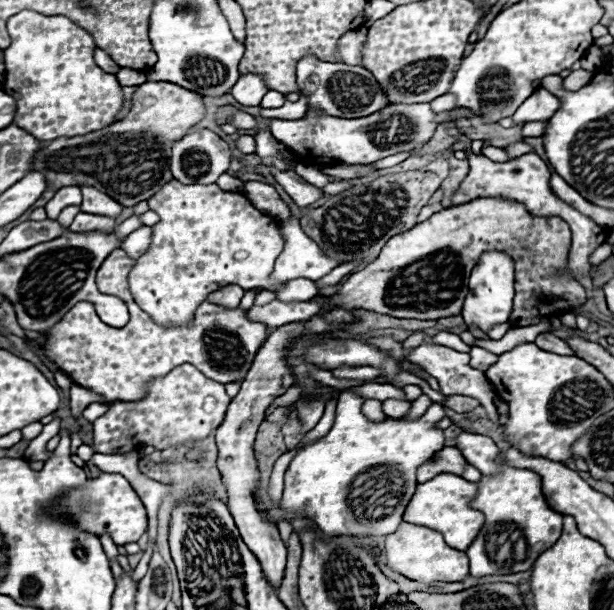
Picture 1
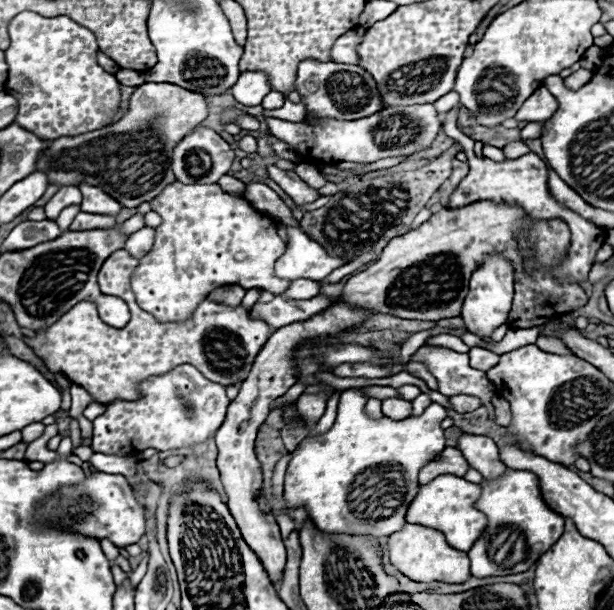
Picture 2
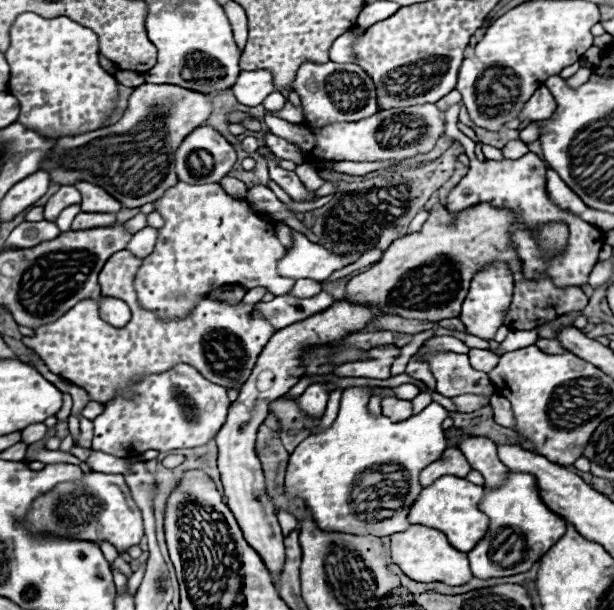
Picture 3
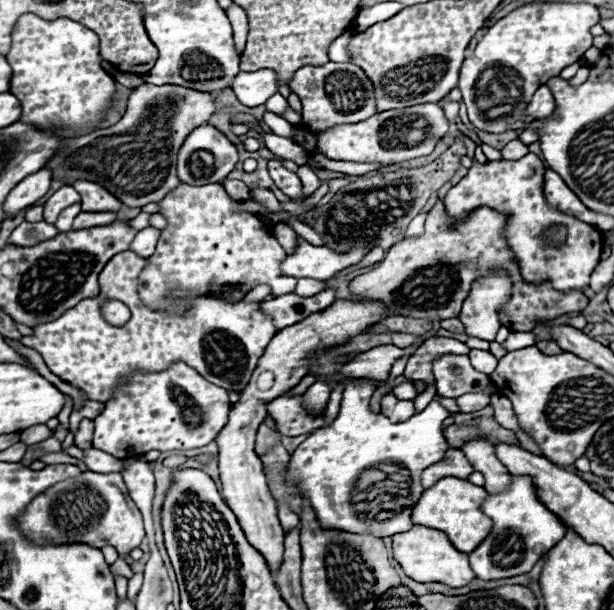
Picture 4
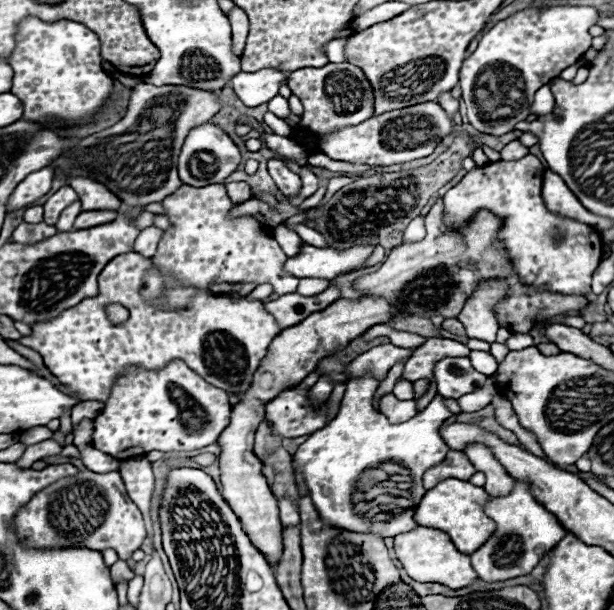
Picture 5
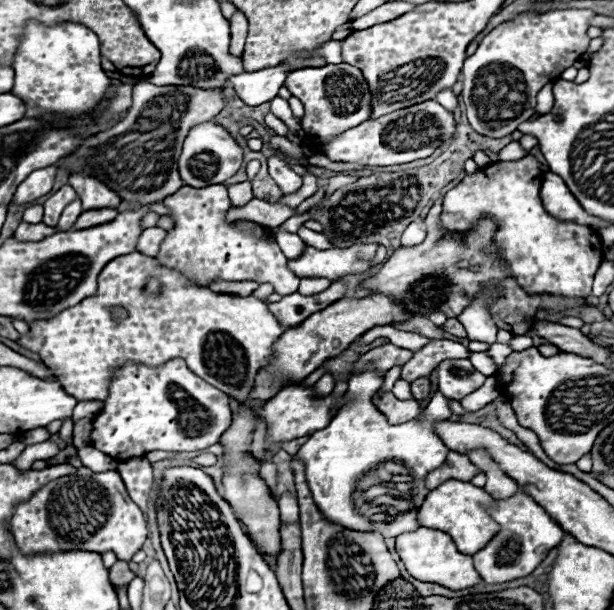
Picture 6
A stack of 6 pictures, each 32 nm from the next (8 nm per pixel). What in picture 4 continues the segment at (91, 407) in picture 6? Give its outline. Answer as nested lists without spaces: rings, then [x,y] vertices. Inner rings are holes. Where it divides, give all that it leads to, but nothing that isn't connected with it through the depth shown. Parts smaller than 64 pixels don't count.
[[[88,400],[88,402],[84,404],[84,408],[80,408],[78,412],[72,412],[72,422],[78,422],[80,418],[90,418],[90,420],[94,420],[102,410],[104,410],[104,404],[102,404],[102,402]]]

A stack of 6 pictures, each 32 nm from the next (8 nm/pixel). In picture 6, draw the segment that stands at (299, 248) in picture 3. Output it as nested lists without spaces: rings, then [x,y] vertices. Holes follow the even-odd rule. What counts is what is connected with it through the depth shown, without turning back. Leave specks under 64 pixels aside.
[[[354,244],[350,248],[318,250],[306,246],[296,260],[288,260],[288,270],[298,278],[328,278],[338,280],[348,274],[360,274],[372,268],[370,260],[376,254],[376,244]]]

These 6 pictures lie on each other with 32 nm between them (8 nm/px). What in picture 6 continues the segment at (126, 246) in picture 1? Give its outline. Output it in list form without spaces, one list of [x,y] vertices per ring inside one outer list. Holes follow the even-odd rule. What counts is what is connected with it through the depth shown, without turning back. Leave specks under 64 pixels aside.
[[[158,226],[142,230],[138,244],[136,244],[136,250],[144,256],[156,256],[156,250],[160,248],[160,242],[164,240],[164,236],[166,236],[166,230],[162,230]]]

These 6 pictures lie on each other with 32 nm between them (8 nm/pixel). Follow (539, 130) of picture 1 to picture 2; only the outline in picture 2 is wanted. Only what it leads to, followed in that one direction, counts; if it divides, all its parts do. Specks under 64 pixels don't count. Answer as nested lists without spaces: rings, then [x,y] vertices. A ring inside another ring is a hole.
[[[528,122],[522,128],[522,140],[532,140],[532,138],[540,138],[542,134],[542,122]]]

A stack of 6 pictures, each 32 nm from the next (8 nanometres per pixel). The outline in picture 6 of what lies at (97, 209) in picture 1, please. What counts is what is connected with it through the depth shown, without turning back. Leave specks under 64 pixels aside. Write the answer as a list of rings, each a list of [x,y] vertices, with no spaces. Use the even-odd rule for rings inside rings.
[[[72,174],[68,184],[76,190],[80,200],[84,200],[84,210],[92,208],[118,208],[120,196],[116,192],[110,192],[106,184],[100,180],[94,180],[92,176],[82,176],[82,174]]]

